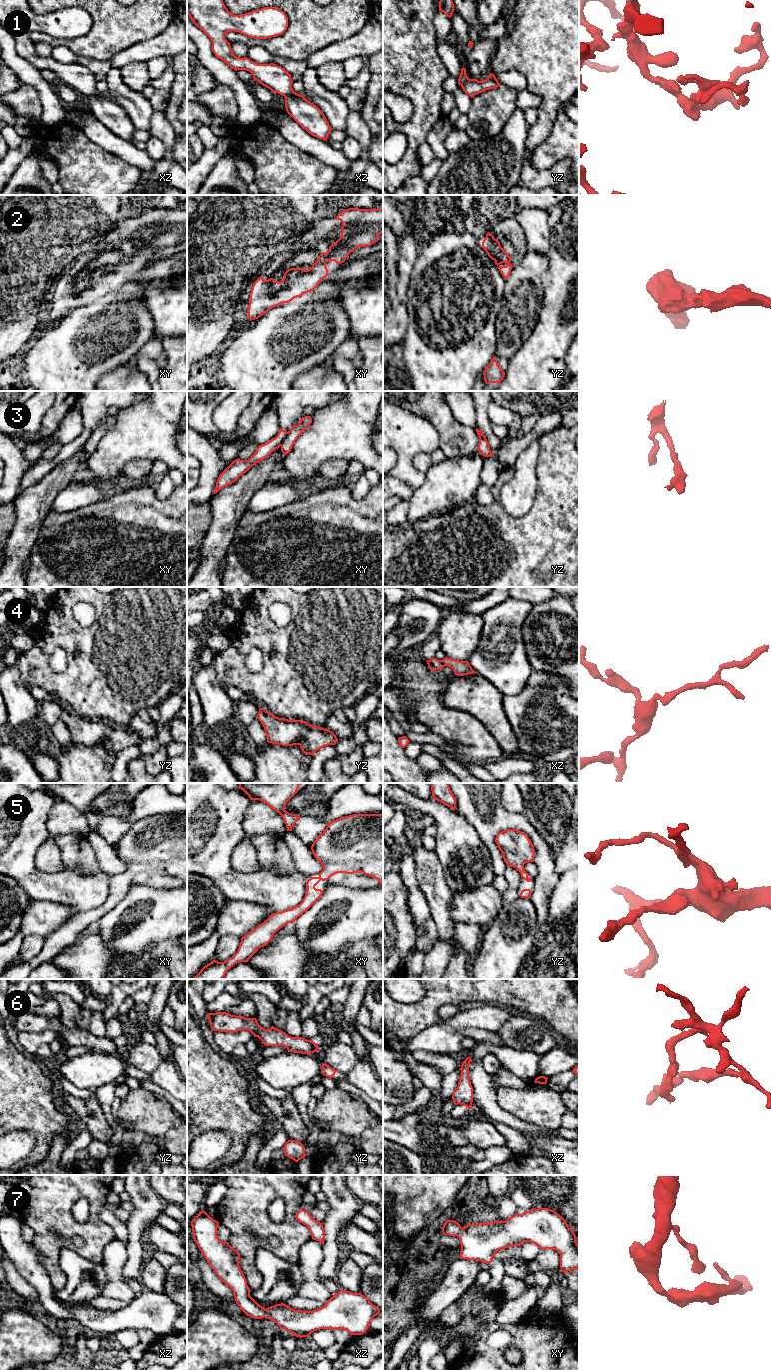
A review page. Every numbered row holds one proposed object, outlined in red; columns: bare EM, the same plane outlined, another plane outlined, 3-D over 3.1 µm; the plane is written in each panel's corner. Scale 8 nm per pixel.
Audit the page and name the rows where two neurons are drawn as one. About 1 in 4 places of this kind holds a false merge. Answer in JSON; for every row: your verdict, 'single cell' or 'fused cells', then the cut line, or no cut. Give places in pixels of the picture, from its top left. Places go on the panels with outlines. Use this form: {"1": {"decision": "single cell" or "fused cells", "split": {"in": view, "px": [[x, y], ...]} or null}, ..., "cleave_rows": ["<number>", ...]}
{"1": {"decision": "single cell", "split": null}, "2": {"decision": "single cell", "split": null}, "3": {"decision": "fused cells", "split": {"in": "xy", "px": [[287, 432], [280, 445]]}}, "4": {"decision": "single cell", "split": null}, "5": {"decision": "single cell", "split": null}, "6": {"decision": "single cell", "split": null}, "7": {"decision": "single cell", "split": null}, "cleave_rows": ["3"]}

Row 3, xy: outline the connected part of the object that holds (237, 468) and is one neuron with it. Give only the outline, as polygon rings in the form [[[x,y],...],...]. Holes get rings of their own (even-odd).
[[[280,428],[277,436],[266,443],[259,445],[255,453],[248,460],[240,460],[239,458],[234,460],[218,477],[214,493],[224,487],[231,485],[239,479],[244,473],[246,473],[256,463],[267,458],[273,451],[278,449],[284,439],[287,436],[287,432]]]

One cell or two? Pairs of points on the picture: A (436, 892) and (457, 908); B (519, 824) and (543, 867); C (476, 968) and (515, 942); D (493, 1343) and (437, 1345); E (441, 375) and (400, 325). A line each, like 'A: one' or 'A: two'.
A: two
B: one
C: one
D: two
E: two

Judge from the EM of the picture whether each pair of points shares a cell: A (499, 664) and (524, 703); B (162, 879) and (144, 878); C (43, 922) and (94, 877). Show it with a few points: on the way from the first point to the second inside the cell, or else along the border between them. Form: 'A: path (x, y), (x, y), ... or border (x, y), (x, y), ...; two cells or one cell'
A: border (531, 673), (520, 691), (513, 695), (503, 696); two cells
B: path (158, 879), (148, 879); one cell
C: border (40, 900), (64, 904), (74, 914); two cells

